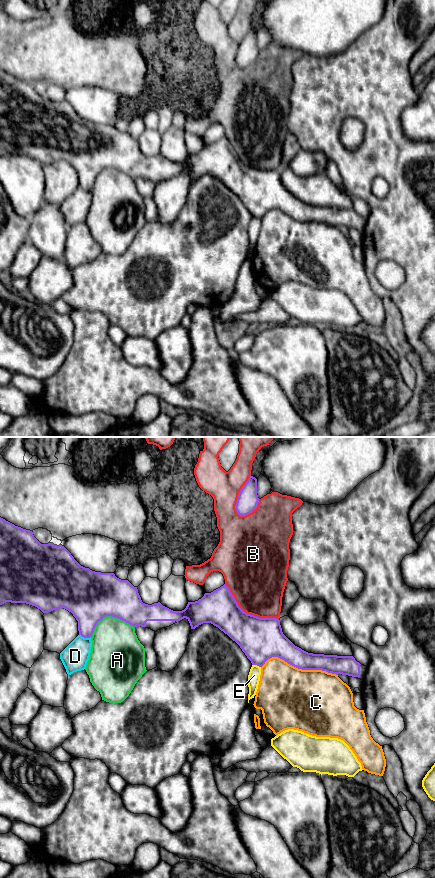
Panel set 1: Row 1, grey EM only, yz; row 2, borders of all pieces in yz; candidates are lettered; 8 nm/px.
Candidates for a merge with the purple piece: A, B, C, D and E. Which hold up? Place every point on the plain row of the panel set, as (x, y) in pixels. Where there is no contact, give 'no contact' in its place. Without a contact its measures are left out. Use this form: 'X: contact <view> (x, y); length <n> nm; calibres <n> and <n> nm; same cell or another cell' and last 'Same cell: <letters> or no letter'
A: contact yz (108, 167); length 360 nm; calibres 400 and 380 nm; another cell
B: contact yz (238, 48); length 340 nm; calibres 170 and 240 nm; another cell
C: contact yz (299, 220); length 600 nm; calibres 190 and 500 nm; another cell
D: contact yz (85, 189); length 100 nm; calibres 280 and 220 nm; another cell
E: contact yz (256, 216); length 80 nm; calibres 340 and 100 nm; another cell
Same cell: no letter

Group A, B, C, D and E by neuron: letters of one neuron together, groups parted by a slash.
A / B / C / D / E

